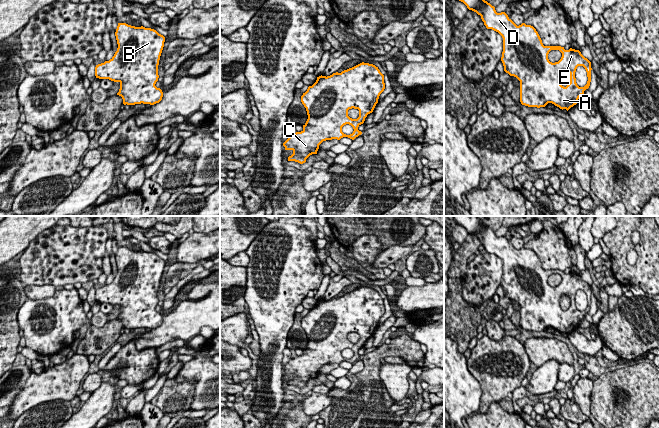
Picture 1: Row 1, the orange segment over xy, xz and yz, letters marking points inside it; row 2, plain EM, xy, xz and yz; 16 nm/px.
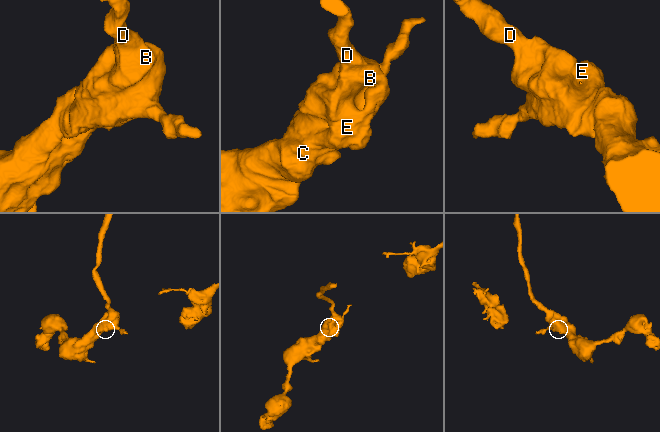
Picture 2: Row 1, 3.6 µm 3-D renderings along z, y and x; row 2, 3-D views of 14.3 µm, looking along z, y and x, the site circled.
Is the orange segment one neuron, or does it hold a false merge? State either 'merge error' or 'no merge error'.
no merge error

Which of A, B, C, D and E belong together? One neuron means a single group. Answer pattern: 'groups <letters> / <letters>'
groups A B C D E

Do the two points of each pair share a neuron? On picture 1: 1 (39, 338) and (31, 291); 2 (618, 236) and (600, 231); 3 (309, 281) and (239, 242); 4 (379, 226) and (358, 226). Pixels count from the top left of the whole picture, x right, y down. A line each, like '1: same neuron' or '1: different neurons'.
1: different neurons
2: different neurons
3: different neurons
4: same neuron

